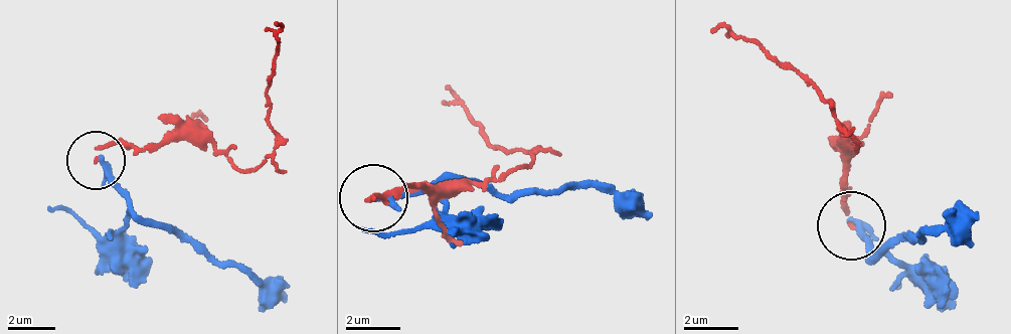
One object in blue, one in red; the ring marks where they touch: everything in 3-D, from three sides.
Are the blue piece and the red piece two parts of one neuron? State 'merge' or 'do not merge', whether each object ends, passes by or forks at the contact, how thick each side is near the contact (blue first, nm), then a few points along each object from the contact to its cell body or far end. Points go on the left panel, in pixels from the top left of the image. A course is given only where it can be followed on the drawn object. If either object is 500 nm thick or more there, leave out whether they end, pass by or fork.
do not merge; blue ends there; red ends there; 320 nm thick on the blue side, 130 nm on the other; blue runs (97, 160), (144, 226), (189, 240), (277, 284), (285, 305); red runs (97, 160), (99, 147), (193, 140), (245, 169), (259, 164), (275, 140), (271, 99), (277, 22)

